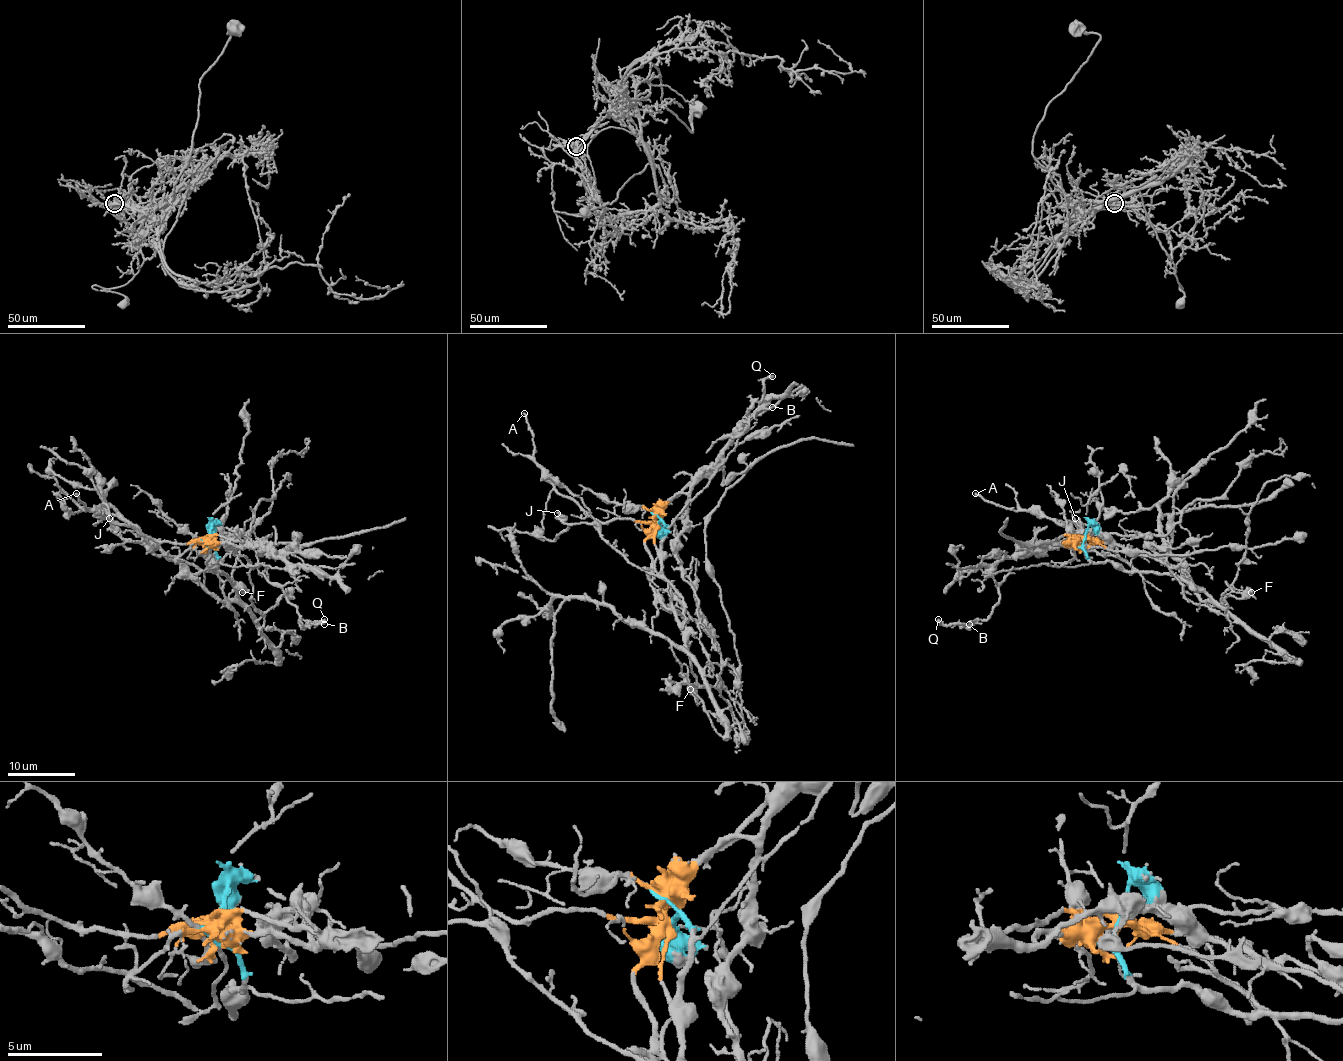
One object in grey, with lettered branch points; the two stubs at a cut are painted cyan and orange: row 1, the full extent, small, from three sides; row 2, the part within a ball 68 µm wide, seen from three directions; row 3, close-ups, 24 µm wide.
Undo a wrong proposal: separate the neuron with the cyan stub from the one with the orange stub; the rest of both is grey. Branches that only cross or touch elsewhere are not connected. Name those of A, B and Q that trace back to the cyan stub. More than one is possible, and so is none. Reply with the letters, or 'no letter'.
no letter

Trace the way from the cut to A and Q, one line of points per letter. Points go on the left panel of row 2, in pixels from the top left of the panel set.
A: (210, 538), (194, 538), (186, 543), (152, 540), (86, 509), (76, 492)
Q: (210, 538), (255, 541), (267, 553), (279, 557), (294, 577), (282, 592), (306, 626), (324, 619)

